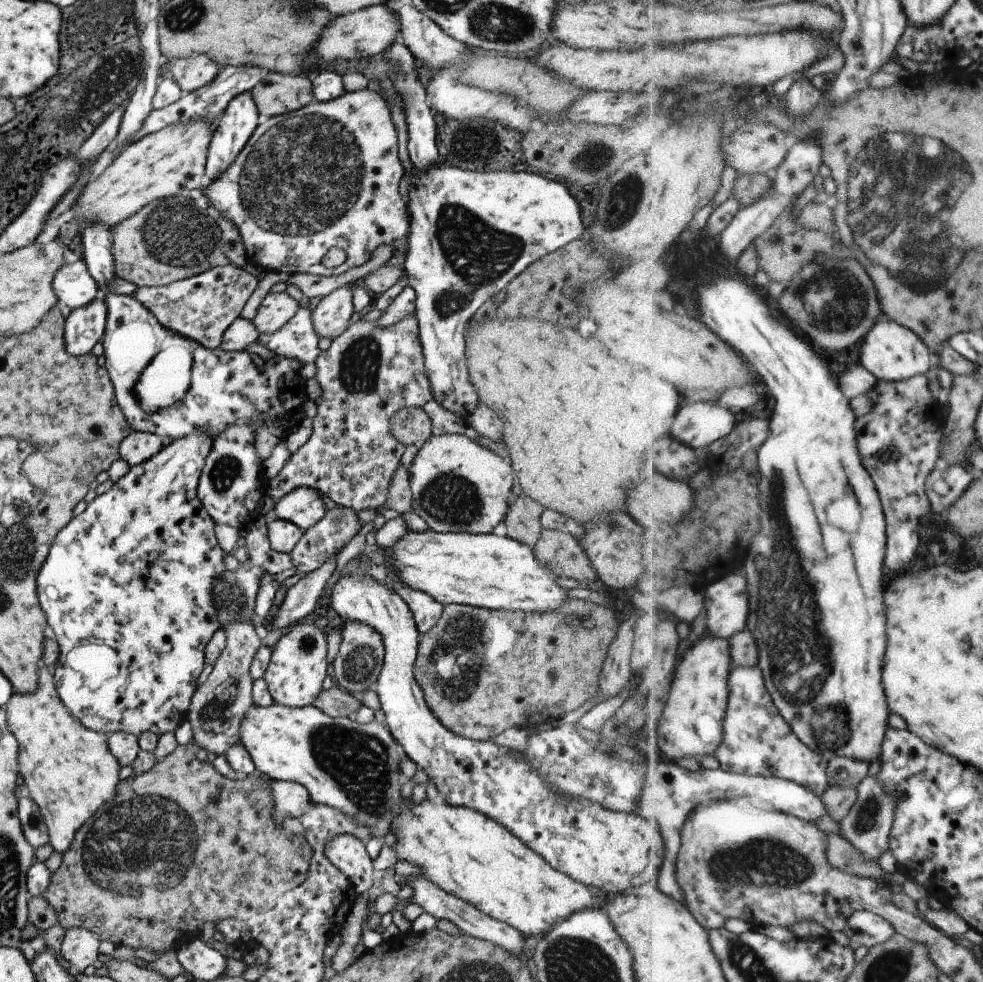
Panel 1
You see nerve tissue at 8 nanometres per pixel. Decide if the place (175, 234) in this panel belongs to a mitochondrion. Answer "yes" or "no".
yes

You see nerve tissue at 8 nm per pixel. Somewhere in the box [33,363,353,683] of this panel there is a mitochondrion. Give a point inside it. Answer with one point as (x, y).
(224, 471)

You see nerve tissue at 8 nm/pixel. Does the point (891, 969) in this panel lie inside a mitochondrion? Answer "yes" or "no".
yes

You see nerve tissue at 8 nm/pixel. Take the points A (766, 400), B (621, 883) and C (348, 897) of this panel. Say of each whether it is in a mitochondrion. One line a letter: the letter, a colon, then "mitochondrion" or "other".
A: other
B: other
C: other

